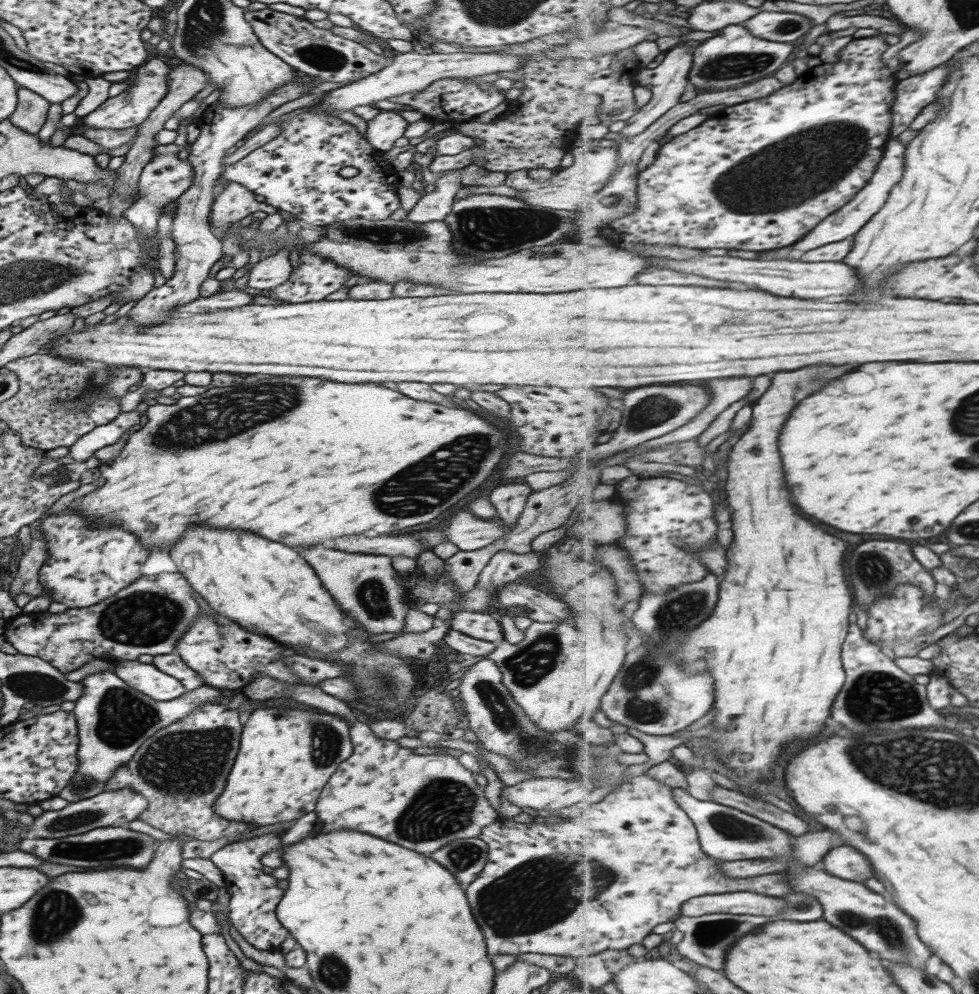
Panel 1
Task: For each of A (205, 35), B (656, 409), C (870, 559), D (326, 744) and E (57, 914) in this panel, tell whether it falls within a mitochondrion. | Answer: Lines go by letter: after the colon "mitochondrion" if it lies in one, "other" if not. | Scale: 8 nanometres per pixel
A: mitochondrion
B: mitochondrion
C: mitochondrion
D: mitochondrion
E: mitochondrion

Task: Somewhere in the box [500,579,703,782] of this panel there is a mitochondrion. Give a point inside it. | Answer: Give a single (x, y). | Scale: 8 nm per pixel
(528, 667)

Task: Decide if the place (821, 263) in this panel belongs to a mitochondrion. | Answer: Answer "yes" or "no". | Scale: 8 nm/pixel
no

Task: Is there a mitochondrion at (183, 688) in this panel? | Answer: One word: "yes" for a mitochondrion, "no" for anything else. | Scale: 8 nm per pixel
no

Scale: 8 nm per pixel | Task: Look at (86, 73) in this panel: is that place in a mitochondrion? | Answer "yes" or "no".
no

